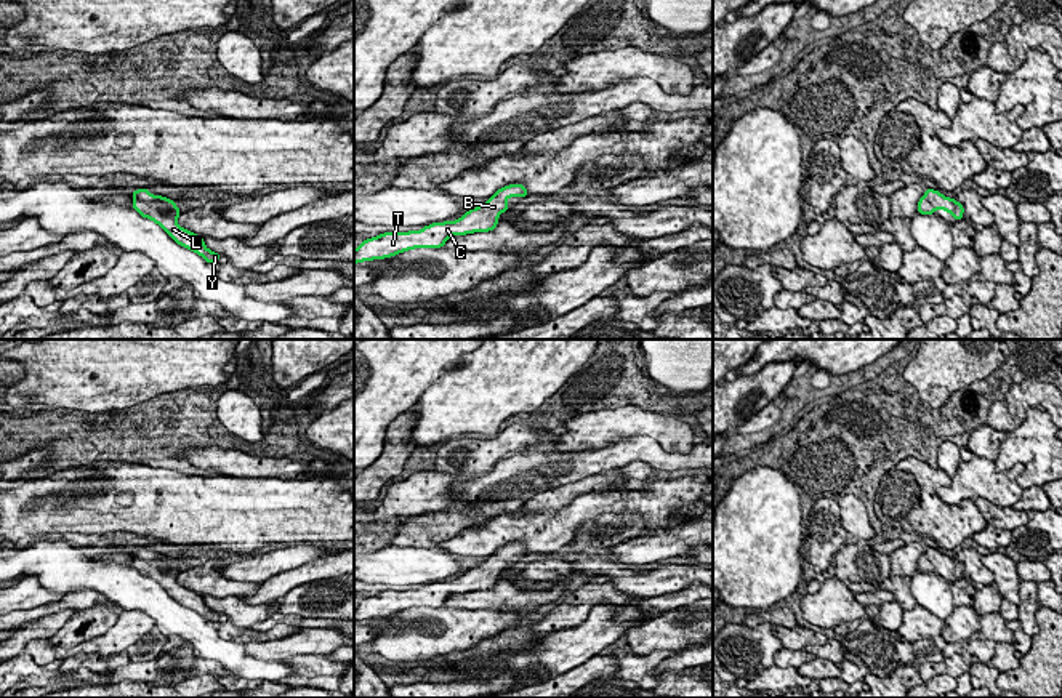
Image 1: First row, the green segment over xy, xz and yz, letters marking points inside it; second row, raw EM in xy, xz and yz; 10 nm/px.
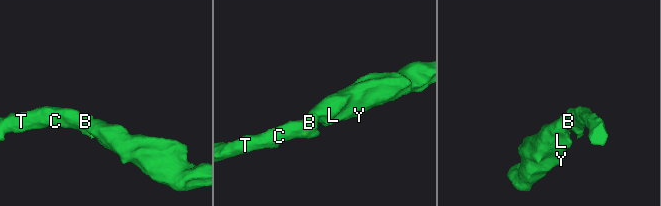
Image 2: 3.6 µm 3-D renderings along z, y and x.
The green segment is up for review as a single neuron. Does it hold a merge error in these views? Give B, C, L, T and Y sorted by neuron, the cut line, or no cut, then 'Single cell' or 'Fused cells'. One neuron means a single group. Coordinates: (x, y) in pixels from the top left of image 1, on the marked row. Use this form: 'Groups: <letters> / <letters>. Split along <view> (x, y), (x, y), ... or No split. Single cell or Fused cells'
Groups: B C L T Y. No split. Single cell

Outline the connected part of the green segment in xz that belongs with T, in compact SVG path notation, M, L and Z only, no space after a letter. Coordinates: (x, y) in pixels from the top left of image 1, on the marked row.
M509 184L498 189L485 203L471 208L457 221L432 223L416 232L384 232L362 240L354 250L354 264L372 259L384 259L413 248L442 248L449 237L473 232L489 232L498 224L498 216L509 208L508 197L529 195L525 186Z

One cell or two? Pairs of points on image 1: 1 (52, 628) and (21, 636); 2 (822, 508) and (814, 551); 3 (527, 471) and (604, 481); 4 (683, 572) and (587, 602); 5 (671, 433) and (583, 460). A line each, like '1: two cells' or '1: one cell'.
1: one cell
2: one cell
3: two cells
4: two cells
5: two cells

